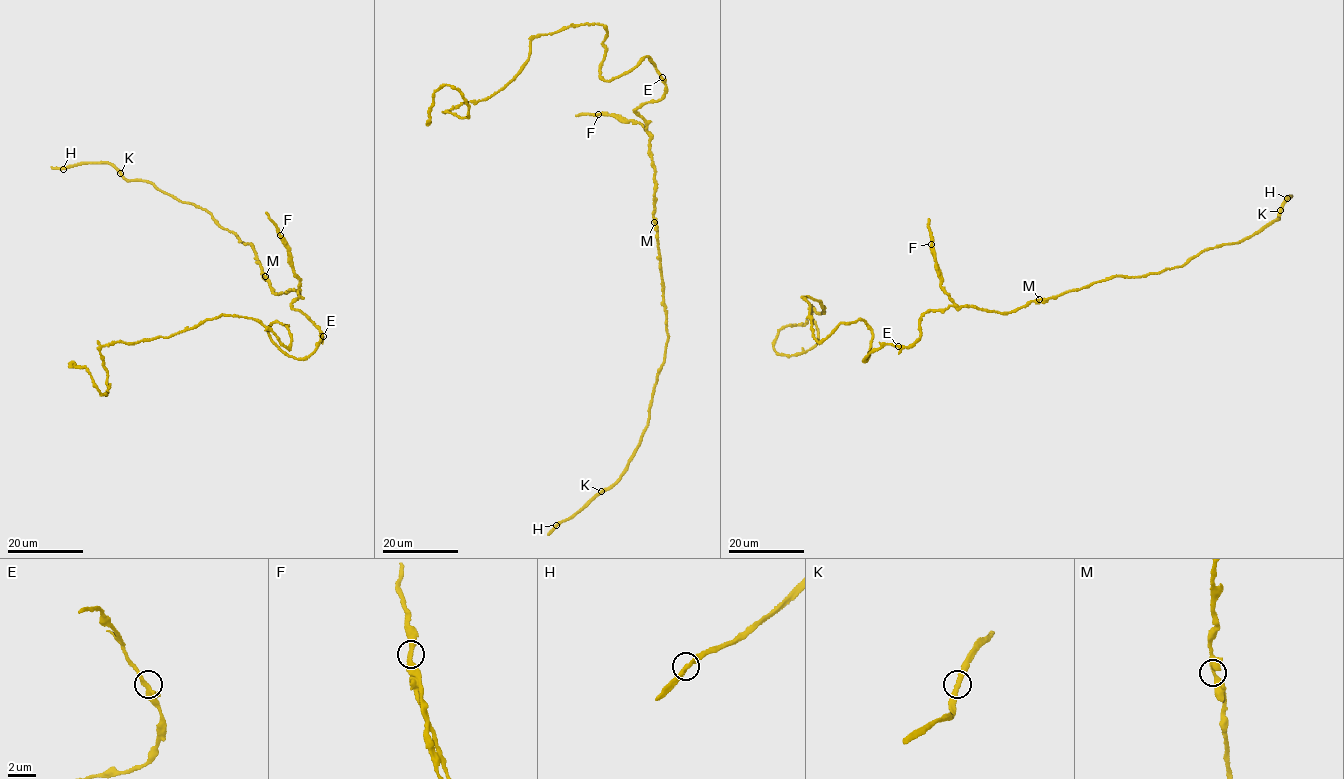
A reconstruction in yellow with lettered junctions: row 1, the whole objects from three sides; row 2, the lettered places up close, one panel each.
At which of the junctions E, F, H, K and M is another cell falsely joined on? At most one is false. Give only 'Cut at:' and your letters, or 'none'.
Cut at: F

